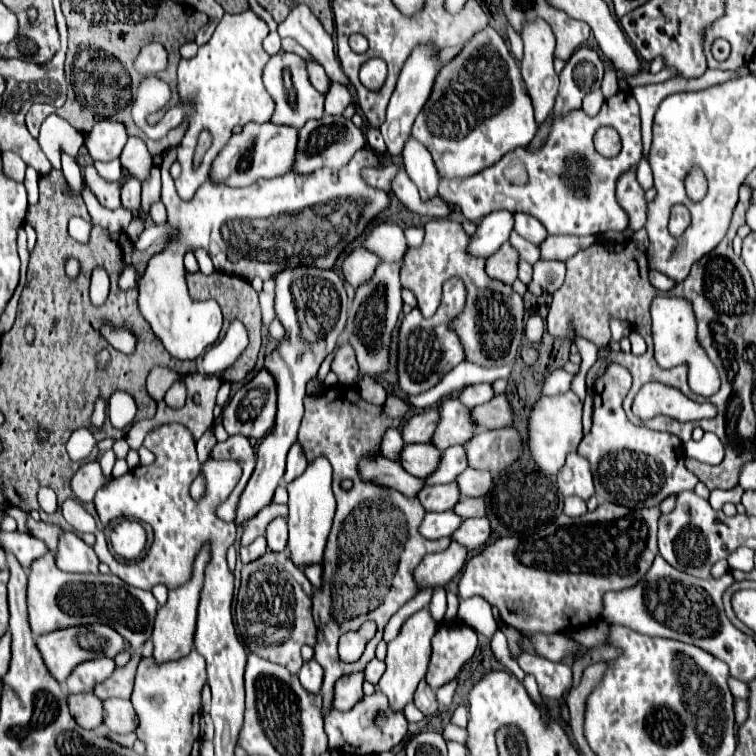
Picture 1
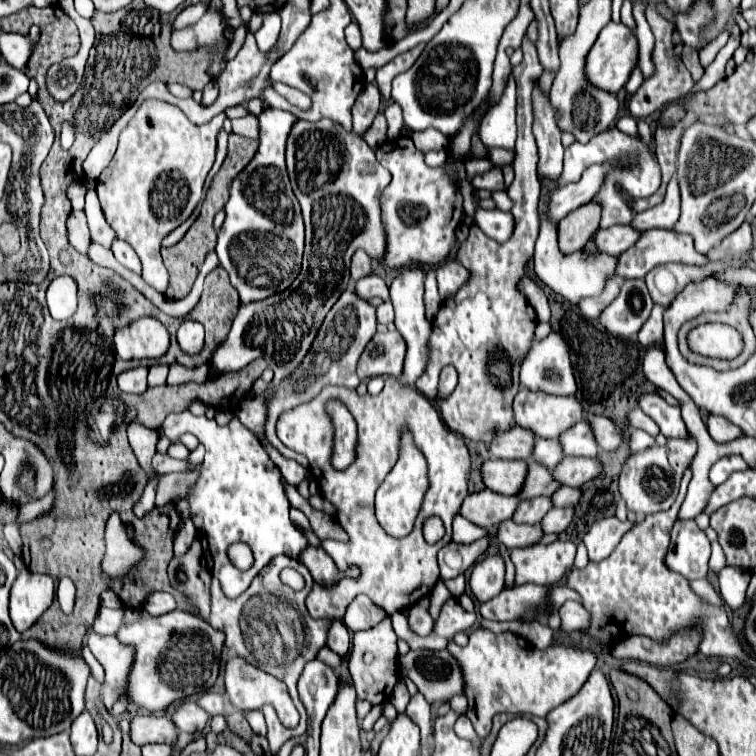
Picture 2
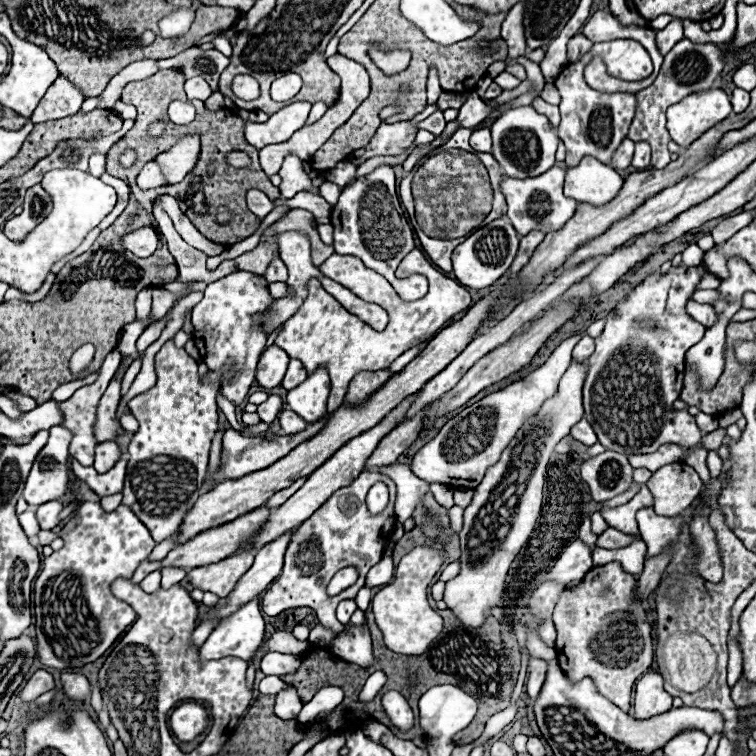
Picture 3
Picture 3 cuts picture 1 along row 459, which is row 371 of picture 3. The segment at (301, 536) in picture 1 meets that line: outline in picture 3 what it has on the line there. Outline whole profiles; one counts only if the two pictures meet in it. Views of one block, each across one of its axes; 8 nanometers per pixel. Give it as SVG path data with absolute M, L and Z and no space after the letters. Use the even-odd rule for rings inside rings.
M324 368L310 374L300 386L288 392L286 404L292 412L304 418L308 424L322 420L326 412L326 400L330 394L330 378Z

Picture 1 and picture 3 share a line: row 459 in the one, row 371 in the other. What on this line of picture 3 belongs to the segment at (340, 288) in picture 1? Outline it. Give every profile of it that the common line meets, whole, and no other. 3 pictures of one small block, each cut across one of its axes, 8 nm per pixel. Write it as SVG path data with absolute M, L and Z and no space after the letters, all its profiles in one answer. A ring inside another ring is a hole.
M270 346L262 352L262 358L258 362L258 372L256 372L256 382L262 388L276 388L282 384L284 372L288 368L288 354L282 352L278 346Z

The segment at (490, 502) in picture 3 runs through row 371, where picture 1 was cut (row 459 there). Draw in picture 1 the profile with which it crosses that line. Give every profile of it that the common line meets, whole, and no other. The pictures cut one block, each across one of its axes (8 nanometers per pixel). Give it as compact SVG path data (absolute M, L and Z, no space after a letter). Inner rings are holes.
M570 454L566 458L566 464L560 470L556 484L562 496L578 496L582 500L588 500L596 492L594 482L592 482L590 464L580 454Z

